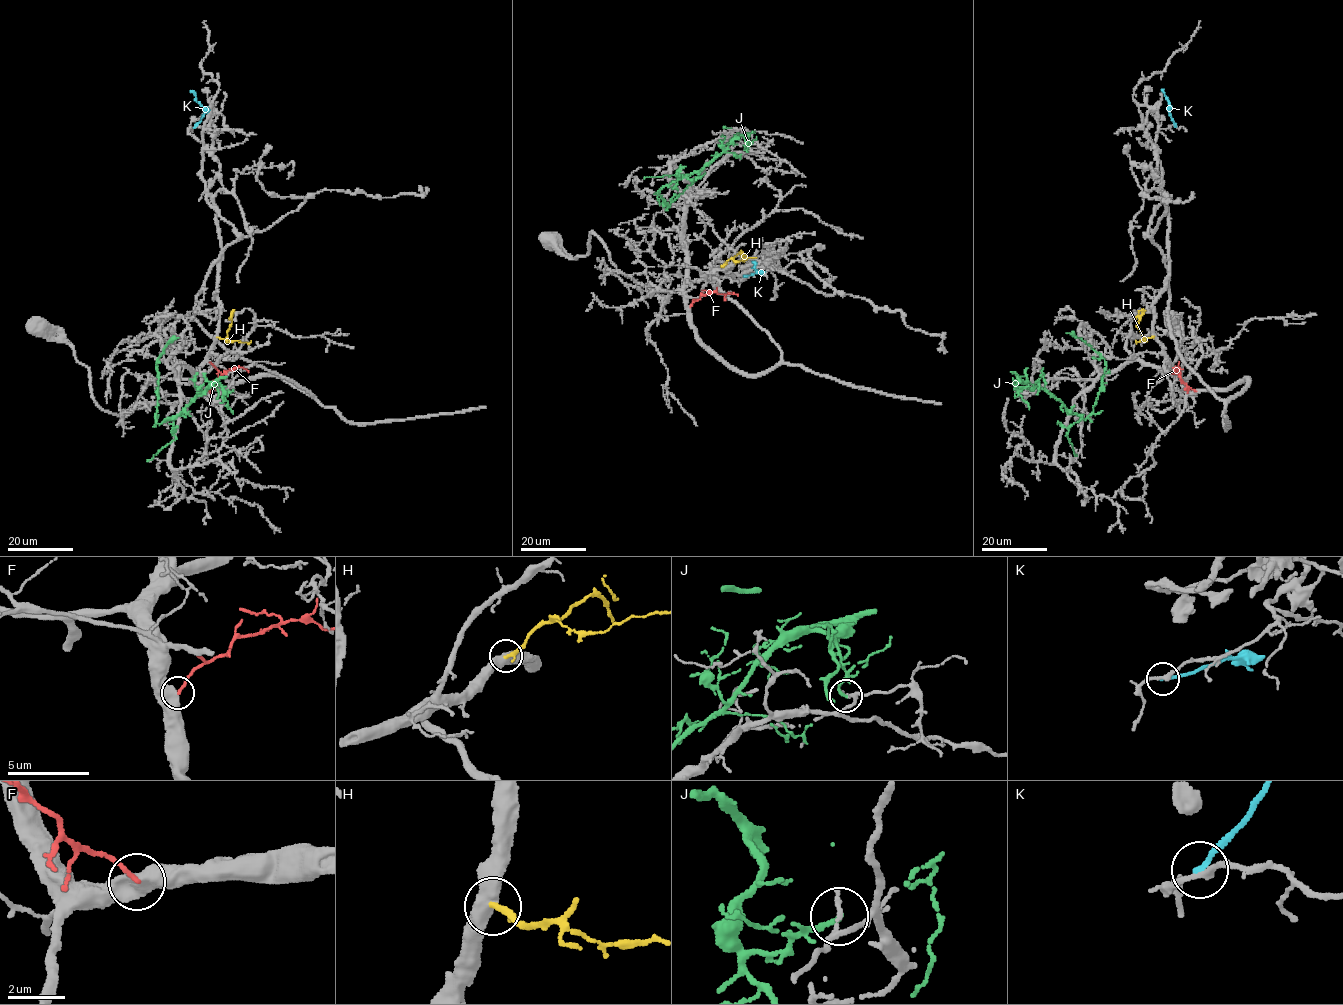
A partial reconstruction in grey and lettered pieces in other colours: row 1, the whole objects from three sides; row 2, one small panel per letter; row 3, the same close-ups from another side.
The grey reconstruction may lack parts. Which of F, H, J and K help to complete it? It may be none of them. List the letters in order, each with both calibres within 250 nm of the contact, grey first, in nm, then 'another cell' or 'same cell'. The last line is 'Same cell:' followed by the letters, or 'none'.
F: 700 nm thick on the grey side, 150 nm on the other; another cell
H: 550 nm thick on the grey side, 240 nm on the other; same cell
J: 130 nm thick on the grey side, 180 nm on the other; another cell
K: 220 nm thick on the grey side, 200 nm on the other; another cell
Same cell: H

